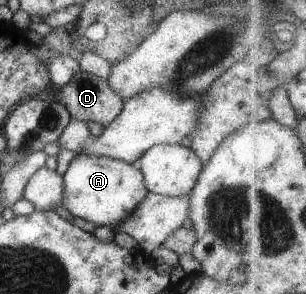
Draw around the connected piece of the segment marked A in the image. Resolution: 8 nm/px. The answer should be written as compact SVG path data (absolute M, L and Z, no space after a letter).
M75 153L63 174L62 184L62 206L72 216L110 228L124 220L148 191L142 173L133 163L86 153Z

